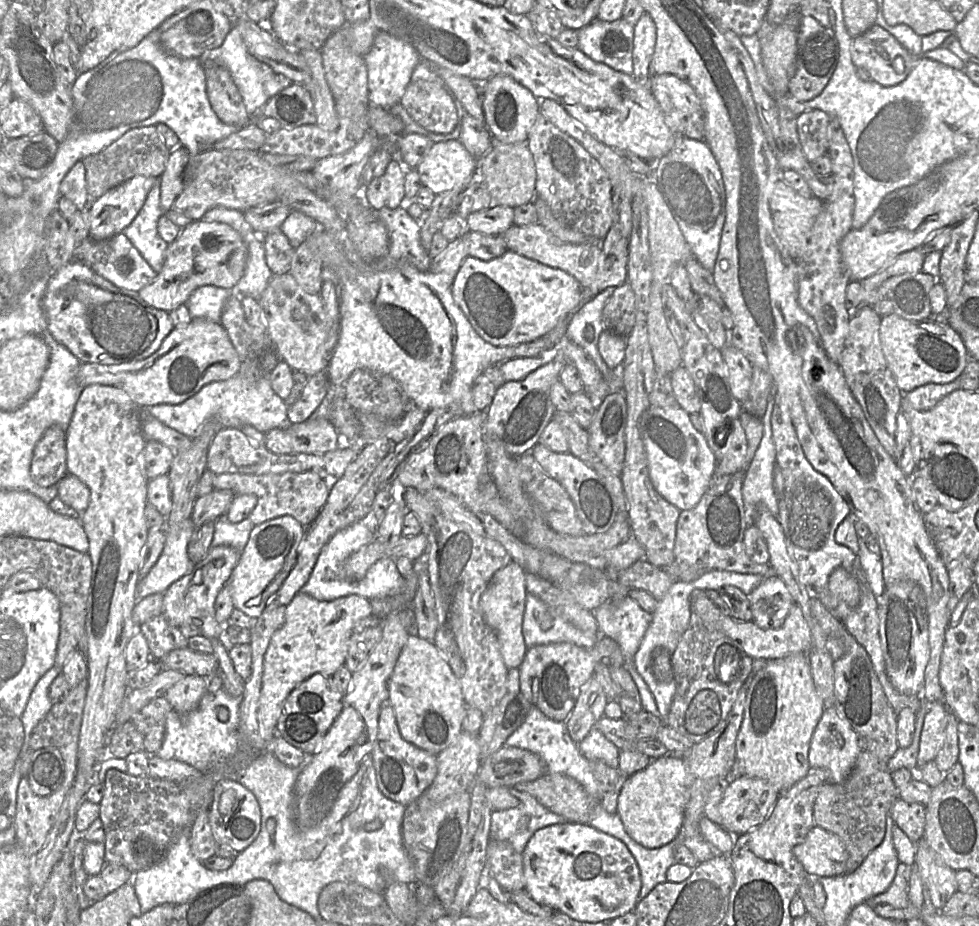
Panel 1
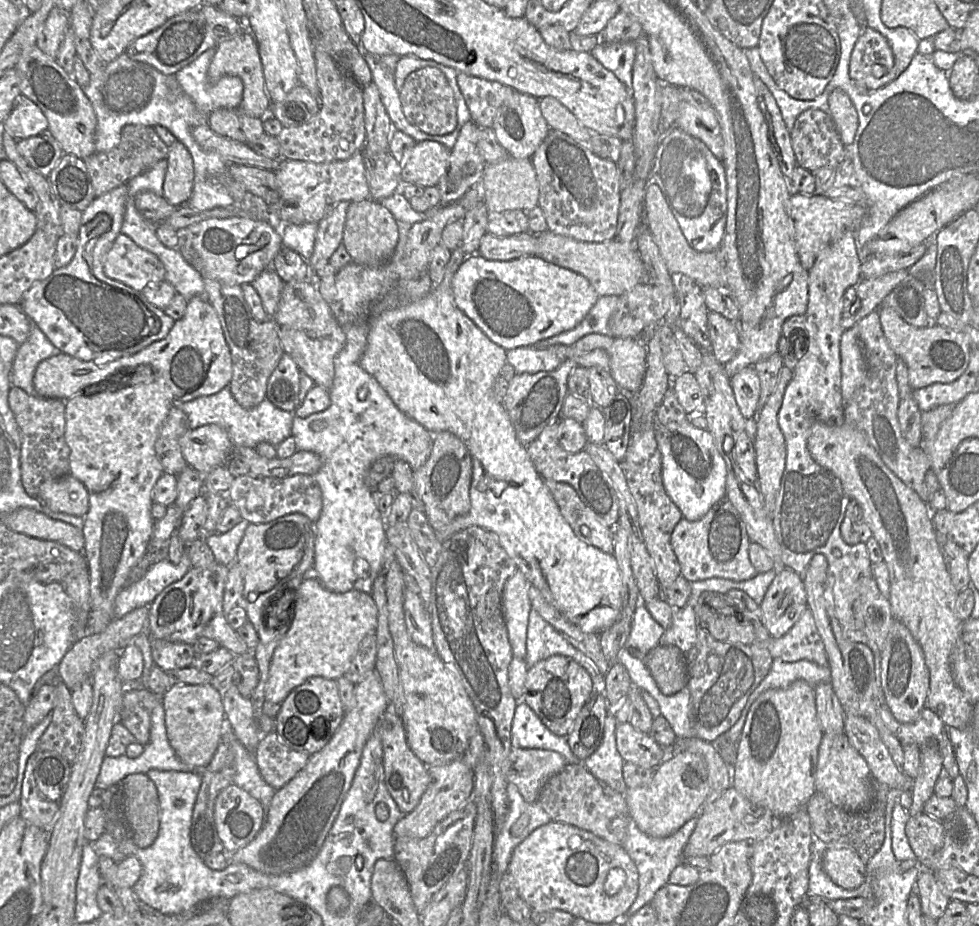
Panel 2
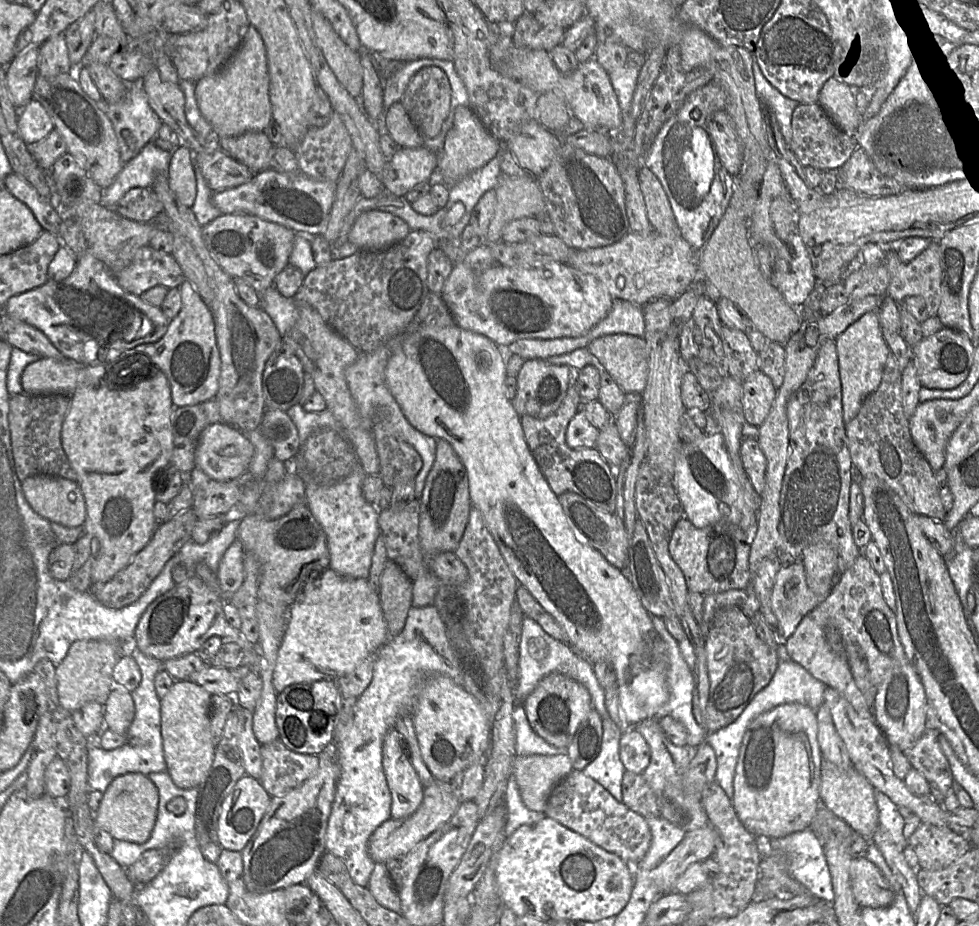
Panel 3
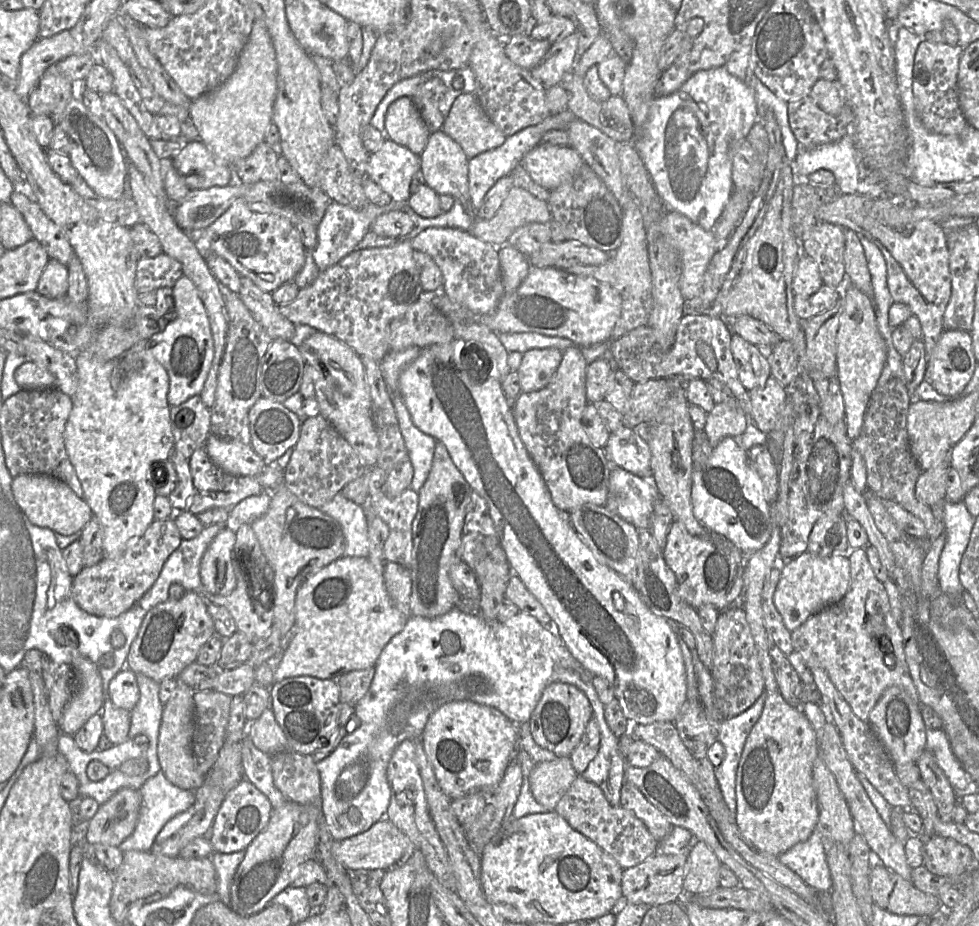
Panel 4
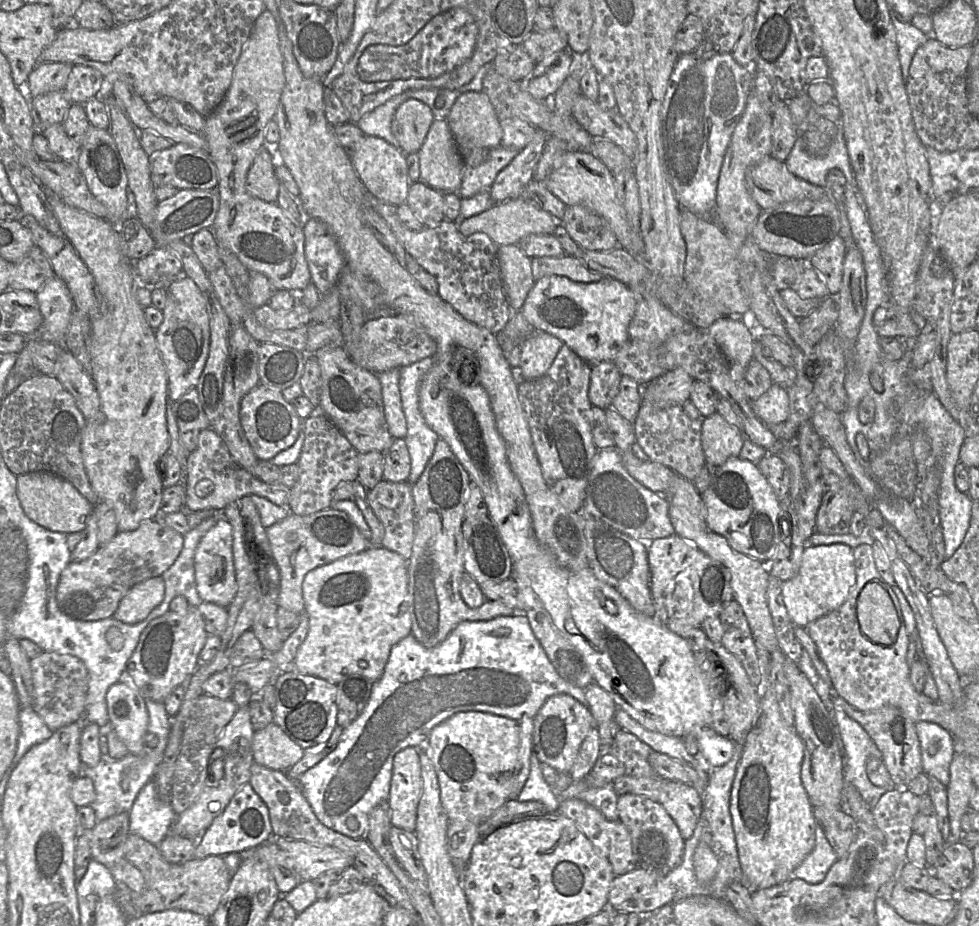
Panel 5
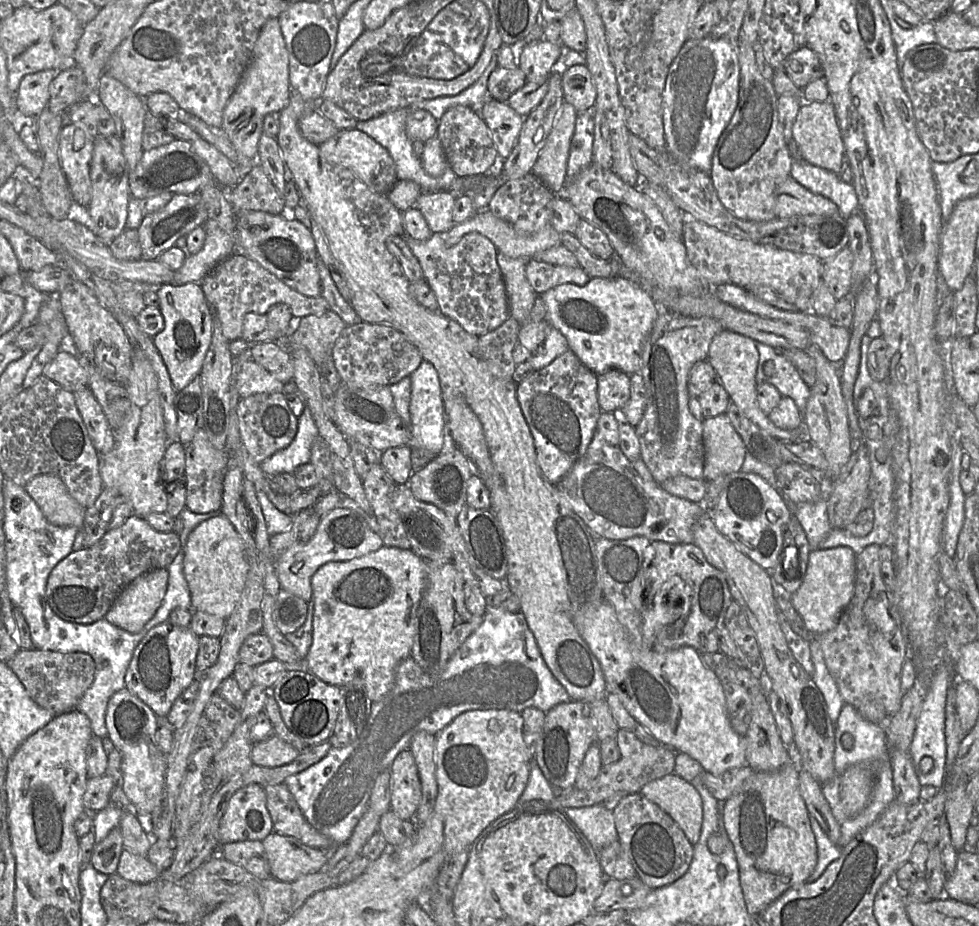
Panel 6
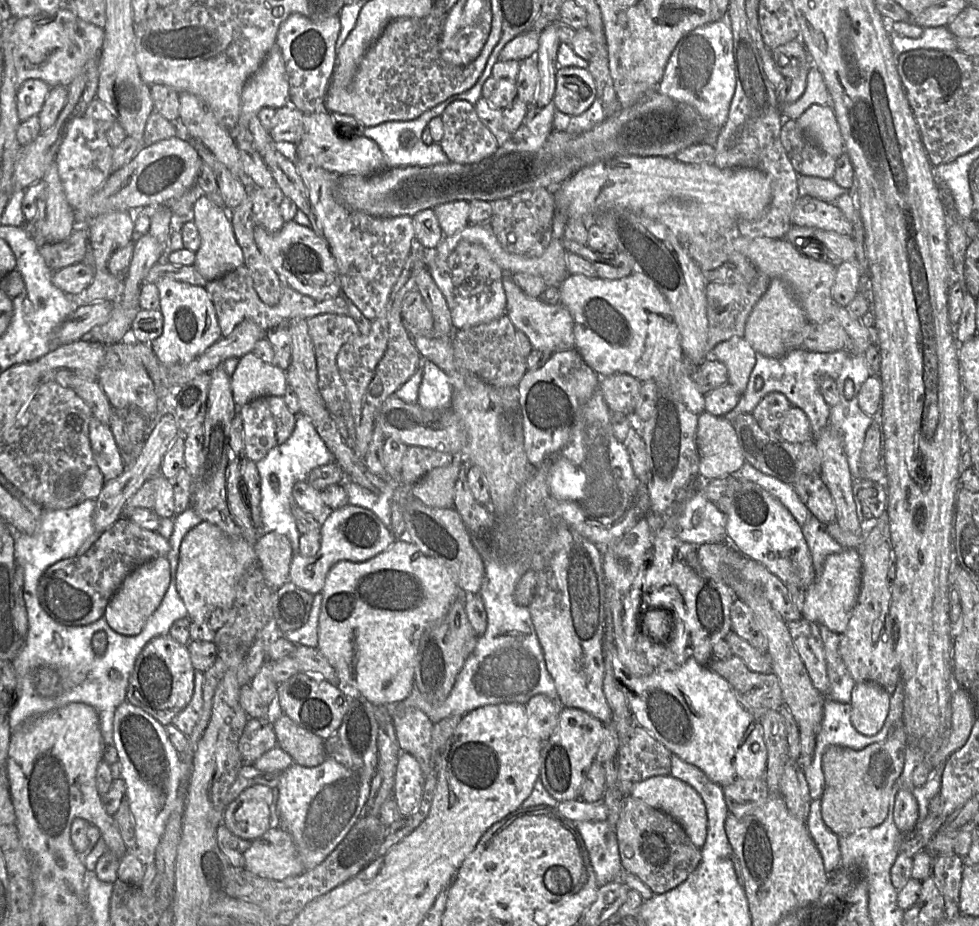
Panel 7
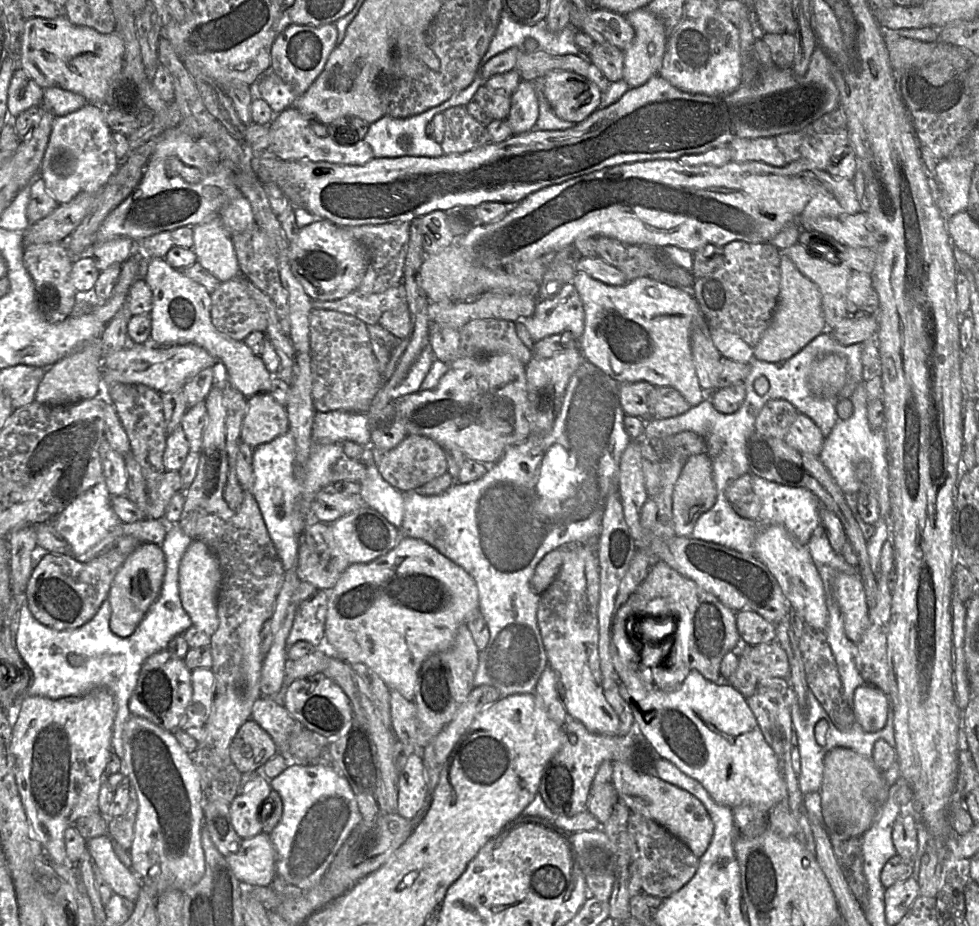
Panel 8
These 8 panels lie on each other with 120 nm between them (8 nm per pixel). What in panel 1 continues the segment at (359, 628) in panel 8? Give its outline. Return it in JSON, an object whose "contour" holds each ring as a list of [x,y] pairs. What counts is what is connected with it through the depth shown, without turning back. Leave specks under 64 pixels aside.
{"contour":[[[298,592],[285,610],[285,621],[272,635],[264,656],[262,687],[257,719],[265,743],[277,736],[276,725],[282,704],[301,682],[320,673],[332,677],[346,662],[349,639],[358,621],[372,615],[370,600],[359,595],[319,601]]]}

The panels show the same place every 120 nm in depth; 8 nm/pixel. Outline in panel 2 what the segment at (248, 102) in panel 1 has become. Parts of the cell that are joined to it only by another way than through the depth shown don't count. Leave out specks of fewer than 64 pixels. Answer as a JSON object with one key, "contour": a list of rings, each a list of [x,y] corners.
{"contour":[[[216,48],[207,49],[195,61],[174,74],[183,91],[193,100],[196,107],[206,115],[219,108],[238,107],[243,96],[243,82],[238,76],[227,75],[216,82],[209,82],[207,73],[215,53]]]}

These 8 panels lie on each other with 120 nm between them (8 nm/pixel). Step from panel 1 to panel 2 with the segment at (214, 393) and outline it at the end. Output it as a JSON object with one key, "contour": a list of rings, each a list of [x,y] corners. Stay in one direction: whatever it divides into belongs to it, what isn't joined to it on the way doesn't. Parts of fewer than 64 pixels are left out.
{"contour":[[[229,386],[215,394],[201,396],[186,403],[173,401],[172,407],[177,407],[186,414],[190,429],[208,424],[221,426],[227,431],[233,446],[255,448],[259,443],[267,442],[276,448],[292,434],[294,412],[275,407],[267,398],[264,398],[256,407],[245,409],[234,399]]]}

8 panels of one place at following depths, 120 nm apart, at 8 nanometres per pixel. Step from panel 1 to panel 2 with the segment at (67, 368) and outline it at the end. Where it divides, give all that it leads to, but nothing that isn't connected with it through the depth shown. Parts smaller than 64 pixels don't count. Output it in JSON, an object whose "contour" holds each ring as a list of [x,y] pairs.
{"contour":[[[32,323],[28,339],[19,345],[15,356],[11,372],[11,386],[37,395],[33,378],[38,364],[60,353],[61,351],[51,343],[44,332]]]}

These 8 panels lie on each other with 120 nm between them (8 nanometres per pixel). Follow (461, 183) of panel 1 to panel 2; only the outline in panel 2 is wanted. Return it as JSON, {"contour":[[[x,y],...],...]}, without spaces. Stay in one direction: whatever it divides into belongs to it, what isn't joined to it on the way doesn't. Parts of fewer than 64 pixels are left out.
{"contour":[[[434,141],[417,142],[402,163],[402,184],[438,186],[449,166],[451,149]]]}

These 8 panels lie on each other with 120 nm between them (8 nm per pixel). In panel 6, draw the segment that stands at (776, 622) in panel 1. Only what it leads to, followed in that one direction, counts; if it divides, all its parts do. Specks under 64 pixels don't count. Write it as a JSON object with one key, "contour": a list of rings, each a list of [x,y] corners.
{"contour":[[[848,546],[810,551],[804,580],[790,599],[811,633],[820,635],[836,627],[853,595],[855,572],[856,553]]]}

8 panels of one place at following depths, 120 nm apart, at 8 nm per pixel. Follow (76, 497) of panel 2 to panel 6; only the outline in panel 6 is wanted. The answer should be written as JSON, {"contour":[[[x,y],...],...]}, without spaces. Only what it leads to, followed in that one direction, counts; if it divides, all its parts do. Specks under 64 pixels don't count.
{"contour":[[[52,473],[40,474],[33,477],[24,489],[37,503],[47,521],[55,526],[74,526],[83,528],[85,510],[69,493],[62,479]]]}

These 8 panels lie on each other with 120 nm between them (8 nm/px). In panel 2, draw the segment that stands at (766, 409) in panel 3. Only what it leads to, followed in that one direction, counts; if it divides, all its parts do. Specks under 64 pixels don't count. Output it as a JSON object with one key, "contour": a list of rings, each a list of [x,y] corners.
{"contour":[[[748,366],[730,378],[736,403],[745,419],[756,418],[759,411],[760,380],[753,366]]]}

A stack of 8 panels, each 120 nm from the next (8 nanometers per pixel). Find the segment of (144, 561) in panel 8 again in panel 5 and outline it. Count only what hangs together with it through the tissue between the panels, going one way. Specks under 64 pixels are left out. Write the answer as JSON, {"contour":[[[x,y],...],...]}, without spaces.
{"contour":[[[162,576],[137,583],[122,598],[113,617],[126,624],[141,622],[162,602],[164,593]]]}

